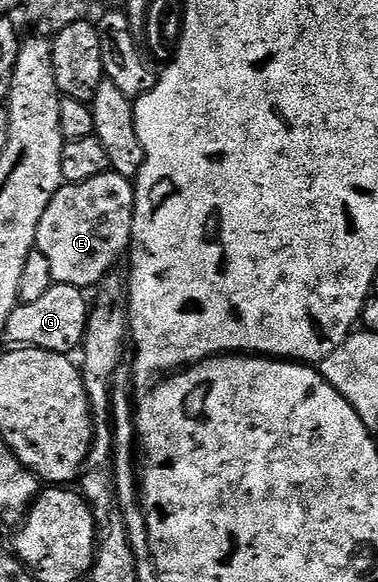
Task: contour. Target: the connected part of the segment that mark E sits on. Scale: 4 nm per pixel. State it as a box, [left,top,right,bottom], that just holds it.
[36,171,134,290]

